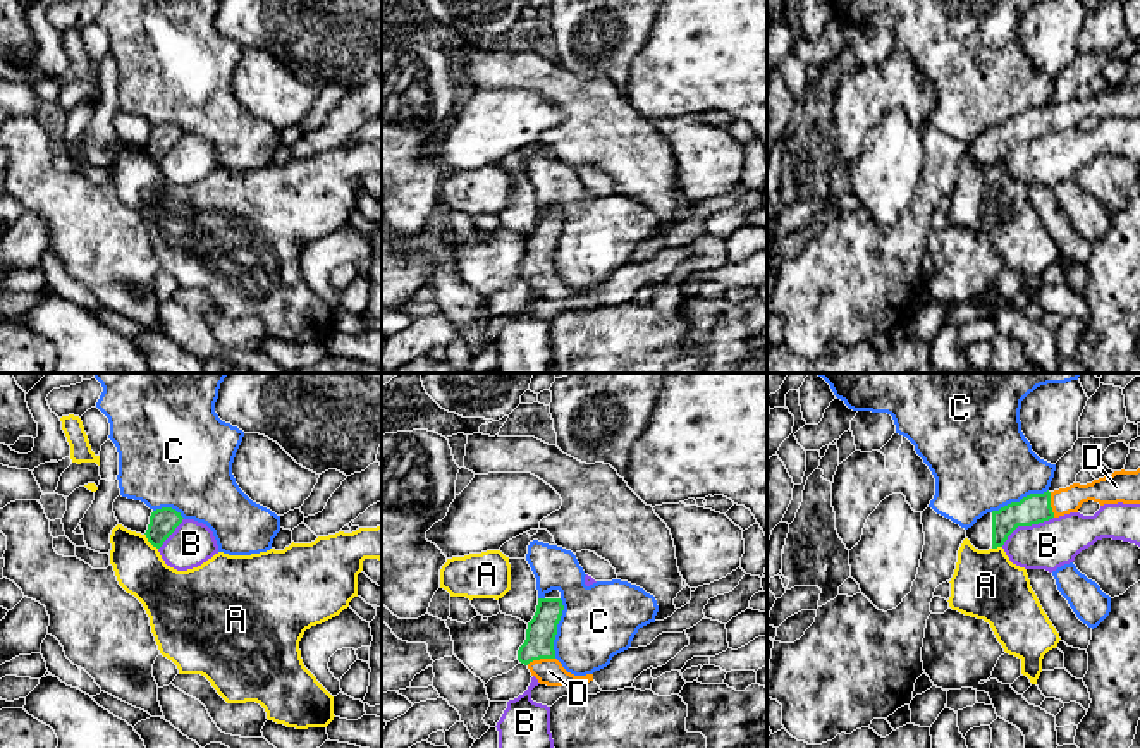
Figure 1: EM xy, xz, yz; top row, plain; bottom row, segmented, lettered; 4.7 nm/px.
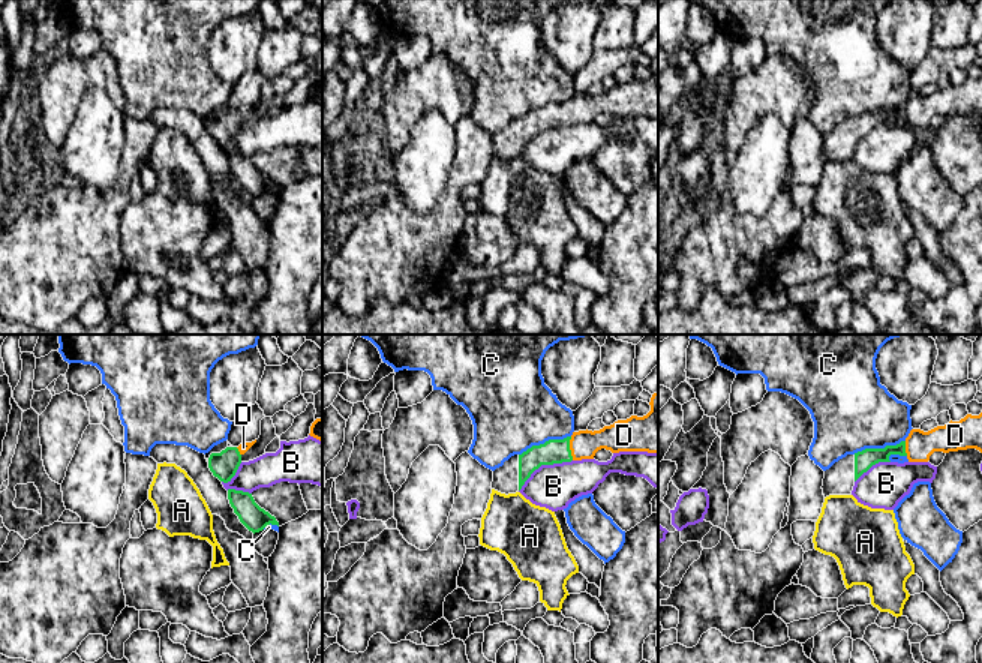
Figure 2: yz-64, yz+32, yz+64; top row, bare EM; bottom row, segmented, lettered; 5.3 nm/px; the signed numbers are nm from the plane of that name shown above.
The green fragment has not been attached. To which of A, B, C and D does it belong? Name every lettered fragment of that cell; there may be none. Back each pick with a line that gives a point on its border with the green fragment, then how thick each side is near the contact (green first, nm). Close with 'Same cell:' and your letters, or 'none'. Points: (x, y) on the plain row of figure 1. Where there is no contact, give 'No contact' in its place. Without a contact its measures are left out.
D: Touches green at xz (540, 272). Thickness 140 nm (green) against 130 nm
Same cell: D

